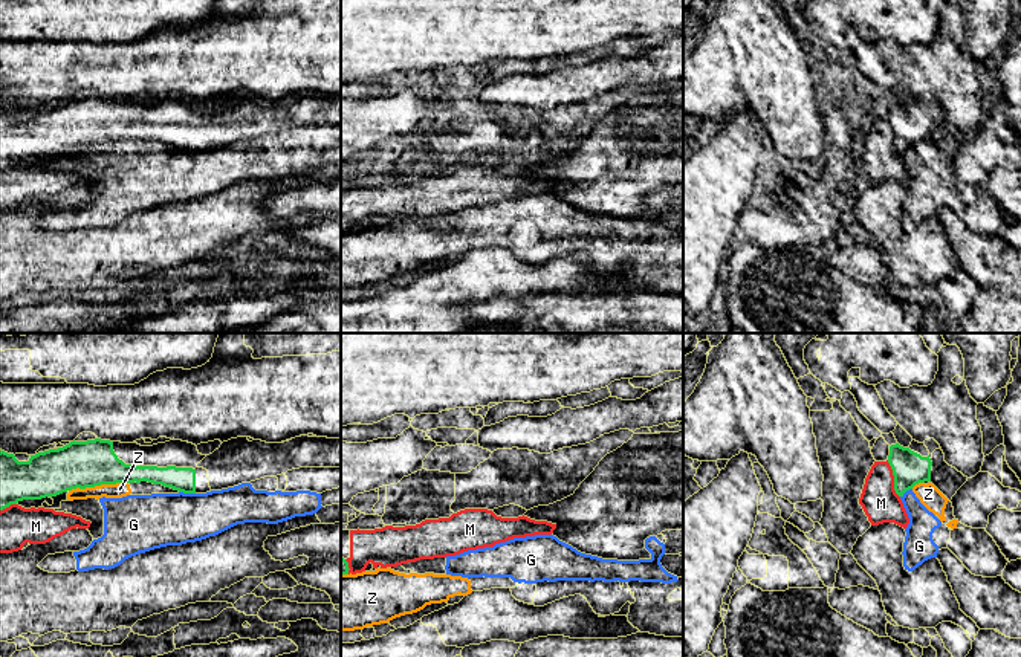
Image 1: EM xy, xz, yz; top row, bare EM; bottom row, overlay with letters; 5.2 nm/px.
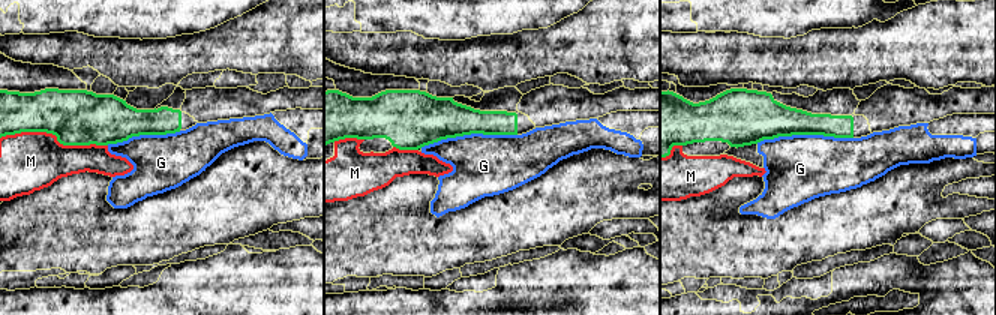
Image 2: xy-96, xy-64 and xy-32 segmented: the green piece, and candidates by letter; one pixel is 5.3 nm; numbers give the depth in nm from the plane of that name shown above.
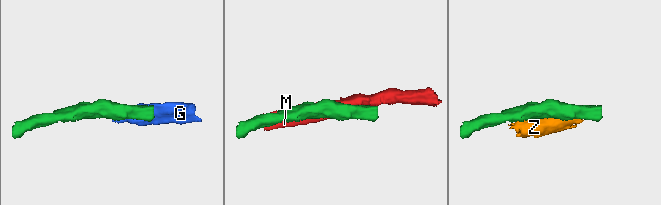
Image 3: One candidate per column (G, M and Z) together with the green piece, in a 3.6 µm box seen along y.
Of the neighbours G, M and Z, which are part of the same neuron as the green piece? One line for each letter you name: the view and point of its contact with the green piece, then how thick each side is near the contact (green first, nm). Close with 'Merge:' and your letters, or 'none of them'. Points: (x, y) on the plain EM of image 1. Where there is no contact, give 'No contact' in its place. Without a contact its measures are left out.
Merge: none of them

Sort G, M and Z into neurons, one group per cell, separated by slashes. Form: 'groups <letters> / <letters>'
groups G Z / M

